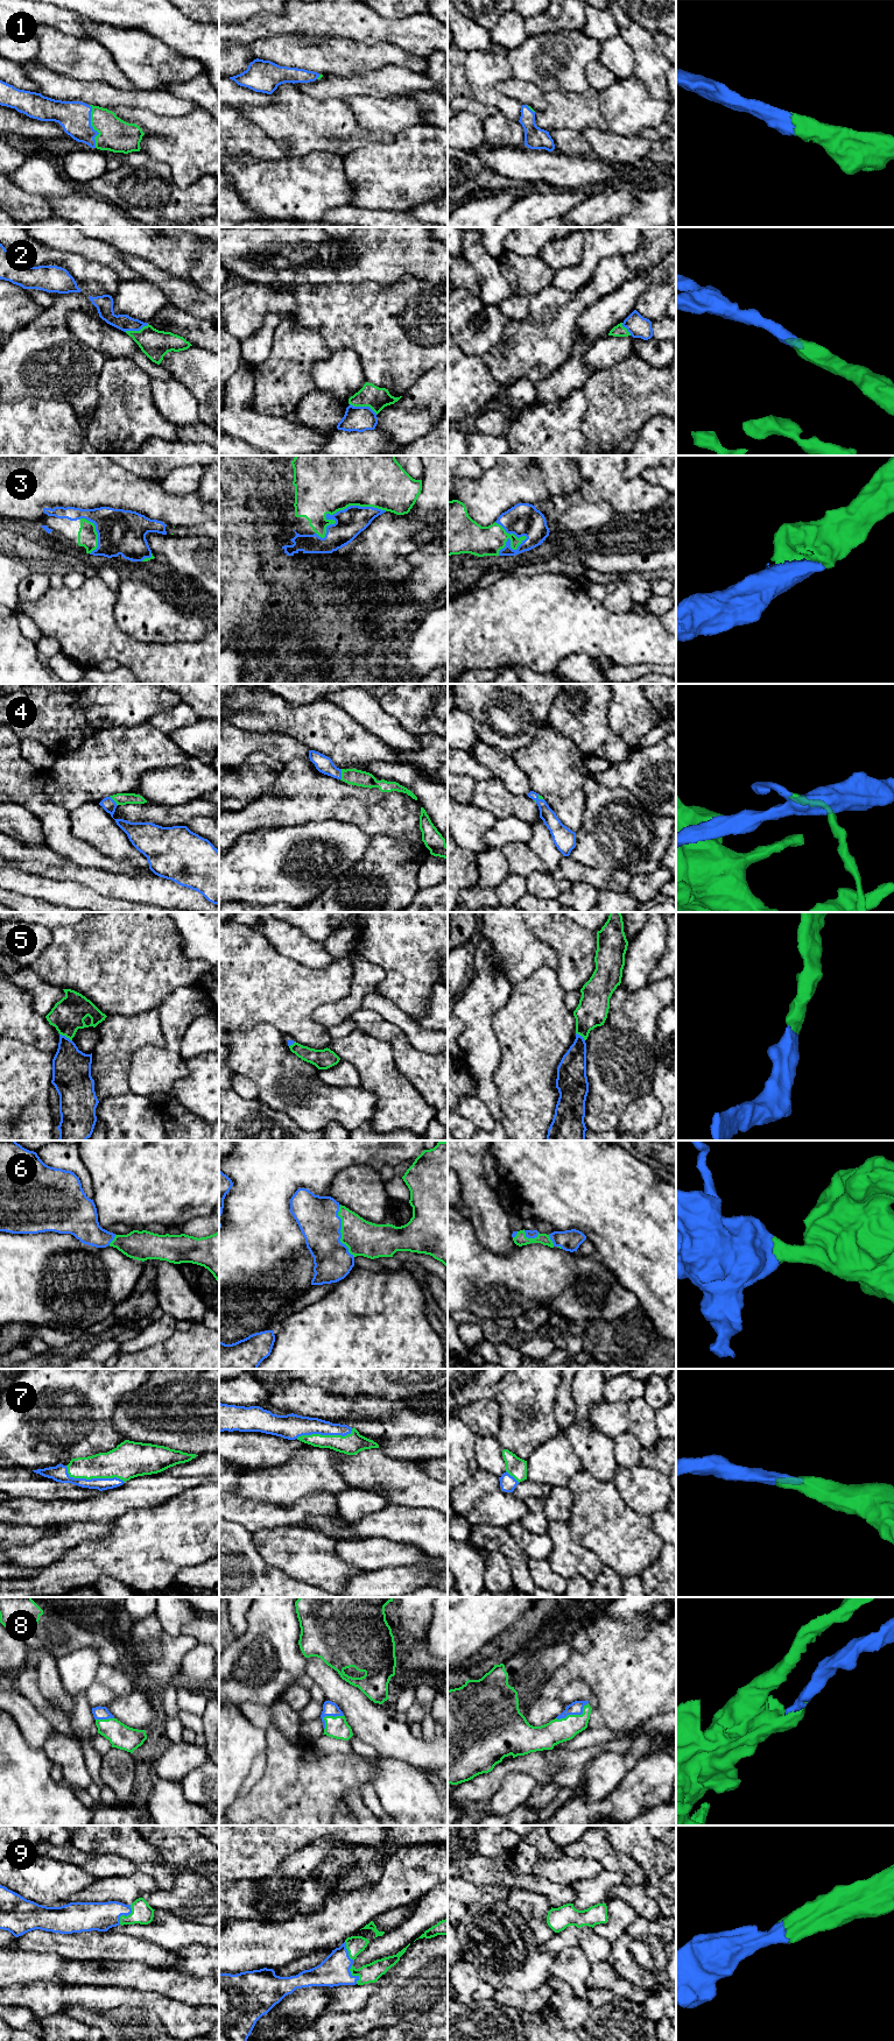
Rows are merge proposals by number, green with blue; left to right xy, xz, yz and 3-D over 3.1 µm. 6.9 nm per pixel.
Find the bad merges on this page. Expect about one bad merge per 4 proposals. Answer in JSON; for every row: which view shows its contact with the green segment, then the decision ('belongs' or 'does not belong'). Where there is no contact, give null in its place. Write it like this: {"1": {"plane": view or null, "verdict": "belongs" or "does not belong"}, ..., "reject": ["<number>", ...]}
{"1": {"plane": "xy", "verdict": "belongs"}, "2": {"plane": "xz", "verdict": "belongs"}, "3": {"plane": "xz", "verdict": "belongs"}, "4": {"plane": "xz", "verdict": "does not belong"}, "5": {"plane": "xy", "verdict": "belongs"}, "6": {"plane": "xz", "verdict": "belongs"}, "7": {"plane": "xy", "verdict": "belongs"}, "8": {"plane": "yz", "verdict": "belongs"}, "9": {"plane": "xy", "verdict": "belongs"}, "reject": ["4"]}

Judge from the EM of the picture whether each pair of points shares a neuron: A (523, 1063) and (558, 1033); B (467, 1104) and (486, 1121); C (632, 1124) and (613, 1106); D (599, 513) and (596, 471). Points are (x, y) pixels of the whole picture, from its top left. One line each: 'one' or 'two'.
A: one
B: one
C: two
D: two

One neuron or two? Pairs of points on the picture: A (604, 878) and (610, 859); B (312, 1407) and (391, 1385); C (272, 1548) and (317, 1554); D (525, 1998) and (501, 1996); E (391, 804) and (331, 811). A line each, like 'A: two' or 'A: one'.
A: two
B: two
C: one
D: one
E: one

